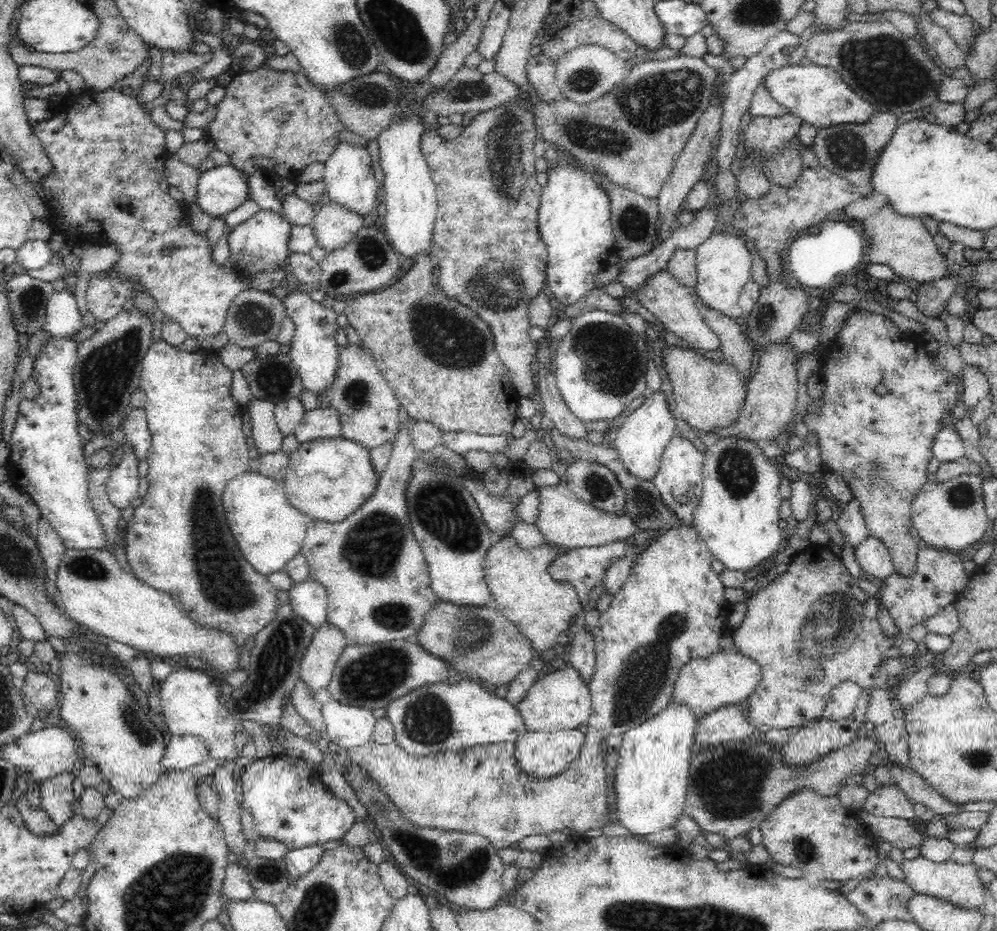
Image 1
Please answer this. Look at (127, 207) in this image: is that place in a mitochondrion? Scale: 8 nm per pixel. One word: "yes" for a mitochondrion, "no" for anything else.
no

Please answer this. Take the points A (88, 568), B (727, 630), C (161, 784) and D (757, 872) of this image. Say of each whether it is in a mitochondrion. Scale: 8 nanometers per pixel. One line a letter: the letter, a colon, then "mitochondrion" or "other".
A: mitochondrion
B: other
C: other
D: other

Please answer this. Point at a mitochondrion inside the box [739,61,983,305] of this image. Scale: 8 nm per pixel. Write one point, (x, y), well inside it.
(847, 150)

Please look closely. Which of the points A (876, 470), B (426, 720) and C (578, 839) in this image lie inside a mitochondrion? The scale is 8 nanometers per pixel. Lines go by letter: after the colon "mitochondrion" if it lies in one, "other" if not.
A: mitochondrion
B: mitochondrion
C: other

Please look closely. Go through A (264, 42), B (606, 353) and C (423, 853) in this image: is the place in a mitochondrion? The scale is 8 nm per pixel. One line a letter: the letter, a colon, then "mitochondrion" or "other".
A: other
B: mitochondrion
C: mitochondrion

